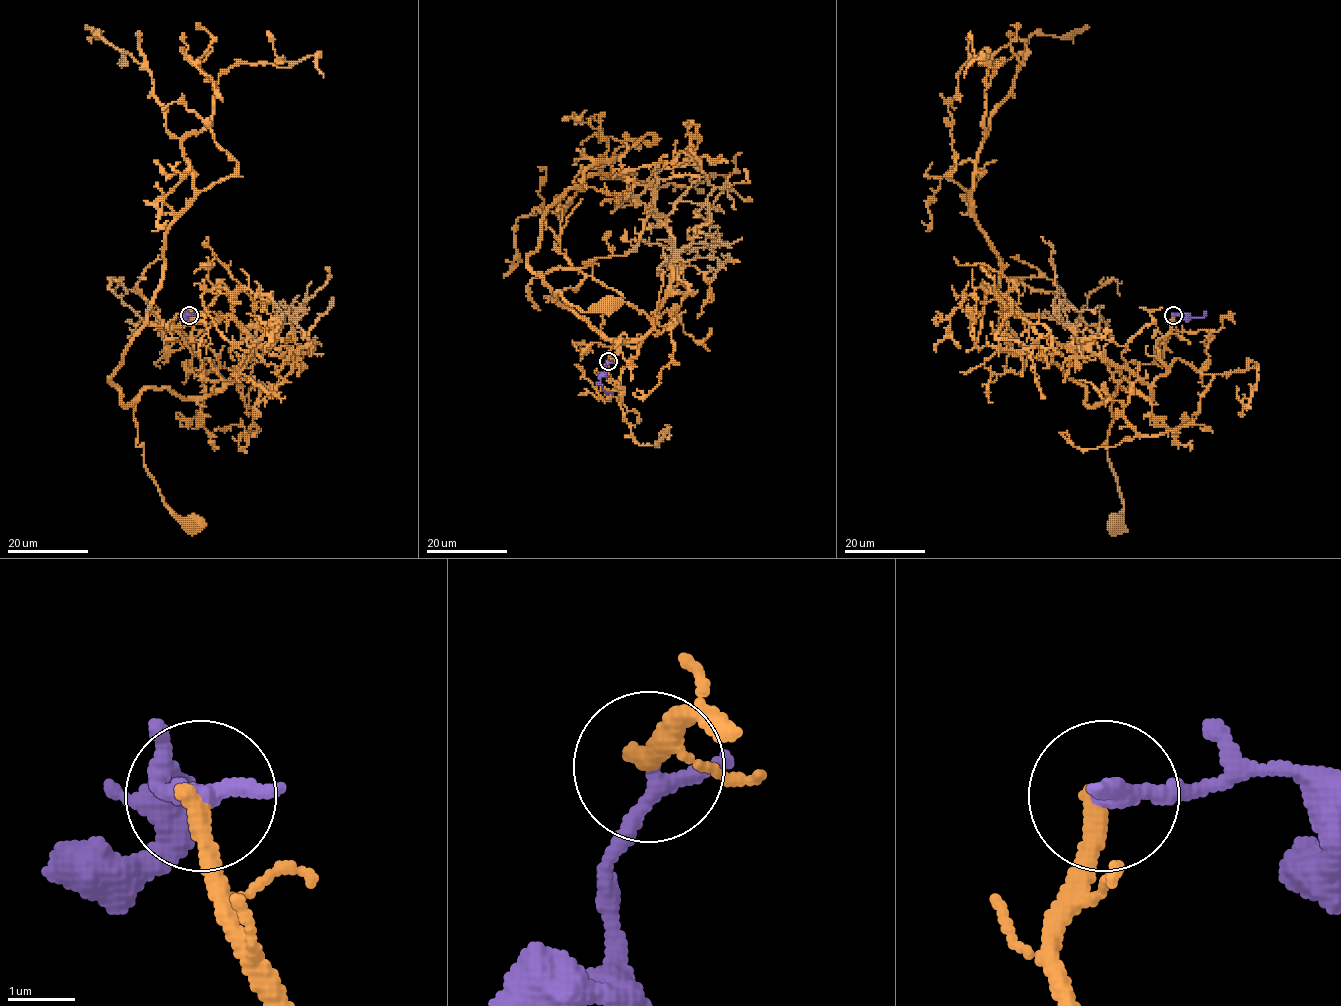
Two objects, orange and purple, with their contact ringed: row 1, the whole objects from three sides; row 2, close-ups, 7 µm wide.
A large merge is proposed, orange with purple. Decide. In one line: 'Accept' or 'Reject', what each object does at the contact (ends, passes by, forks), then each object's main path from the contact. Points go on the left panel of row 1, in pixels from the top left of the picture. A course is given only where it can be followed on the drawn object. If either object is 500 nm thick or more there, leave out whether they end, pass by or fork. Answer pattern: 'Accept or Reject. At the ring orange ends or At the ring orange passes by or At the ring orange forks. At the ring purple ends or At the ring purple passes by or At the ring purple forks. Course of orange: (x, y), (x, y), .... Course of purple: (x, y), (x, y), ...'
Reject. At the ring orange ends. At the ring purple passes by. Course of orange: (189, 315), (223, 385), (185, 398), (146, 387), (134, 421), (144, 466), (190, 523). Course of purple: (189, 315), (186, 313), (185, 318), (181, 318), (193, 312)

